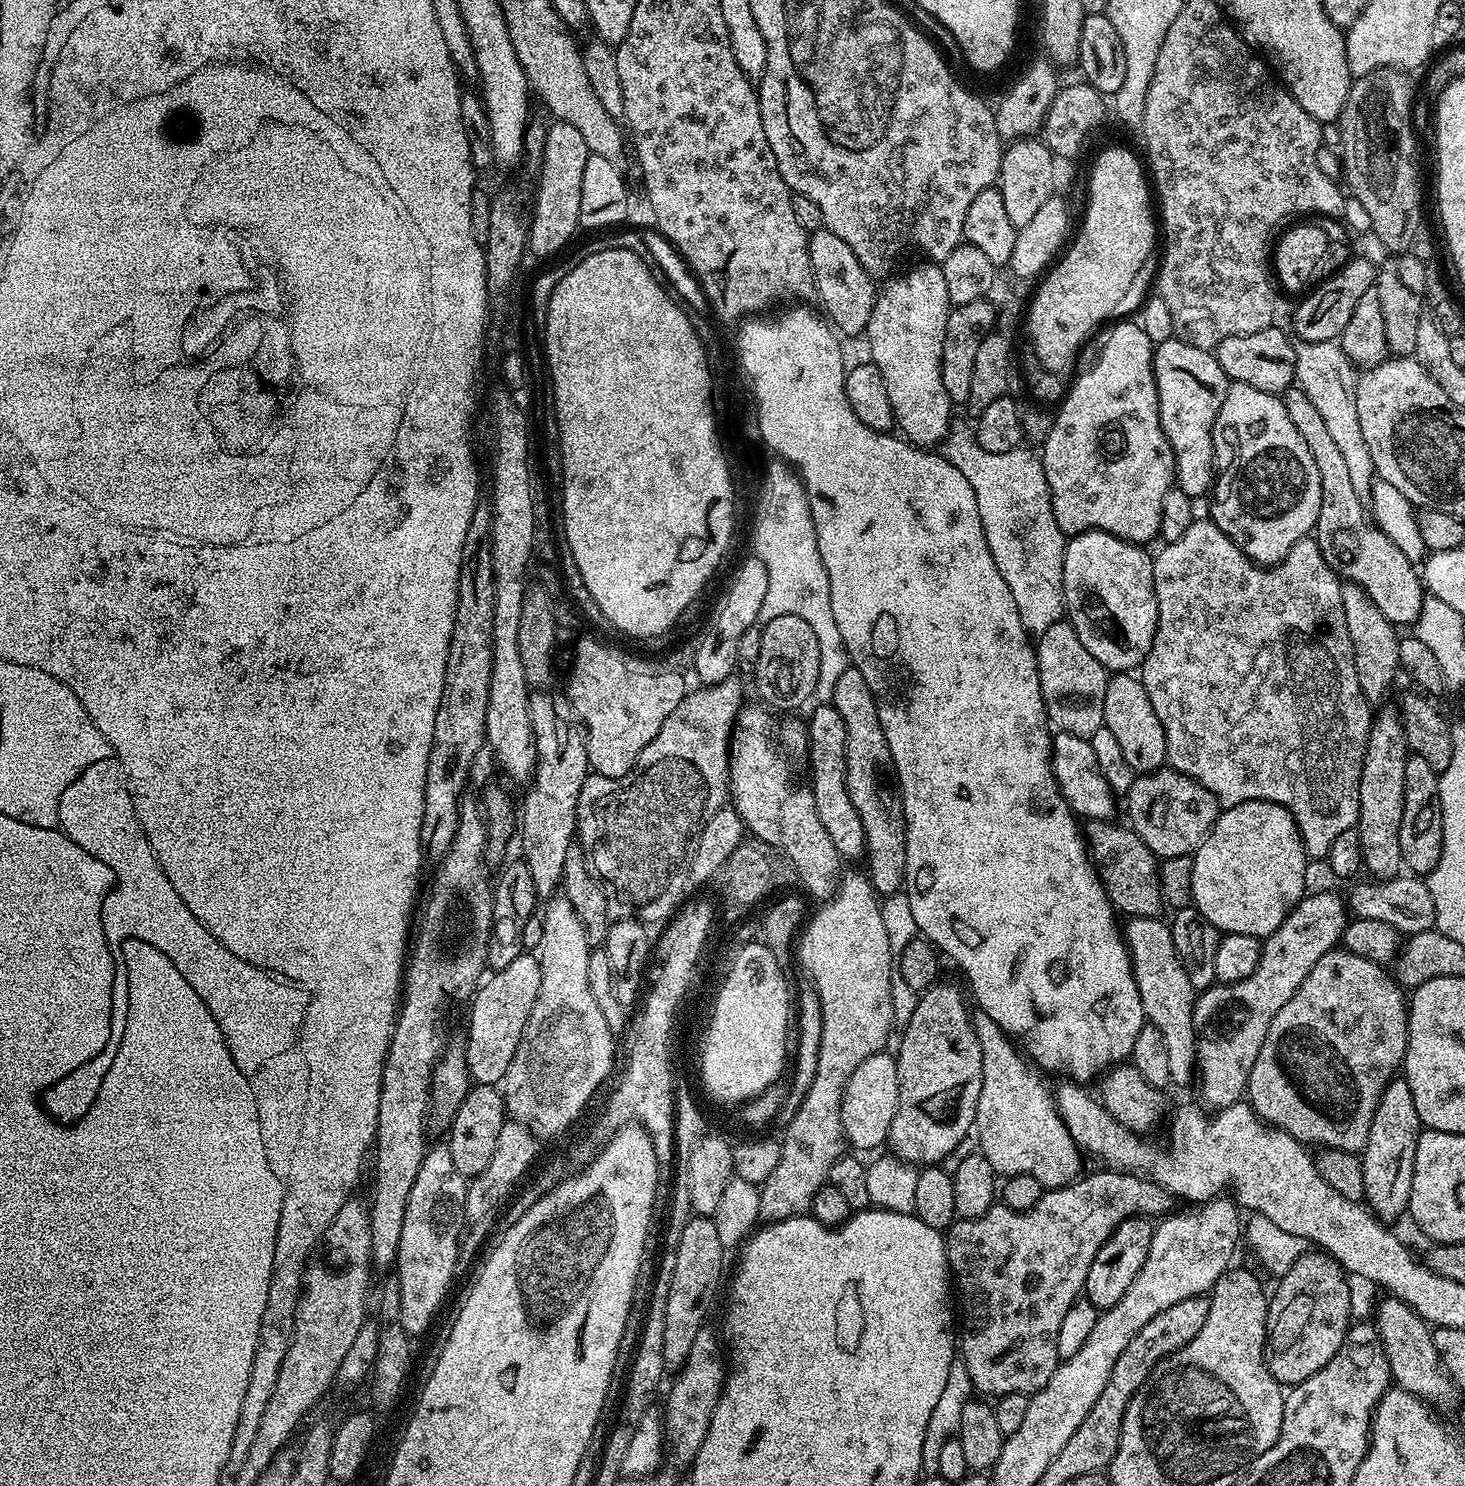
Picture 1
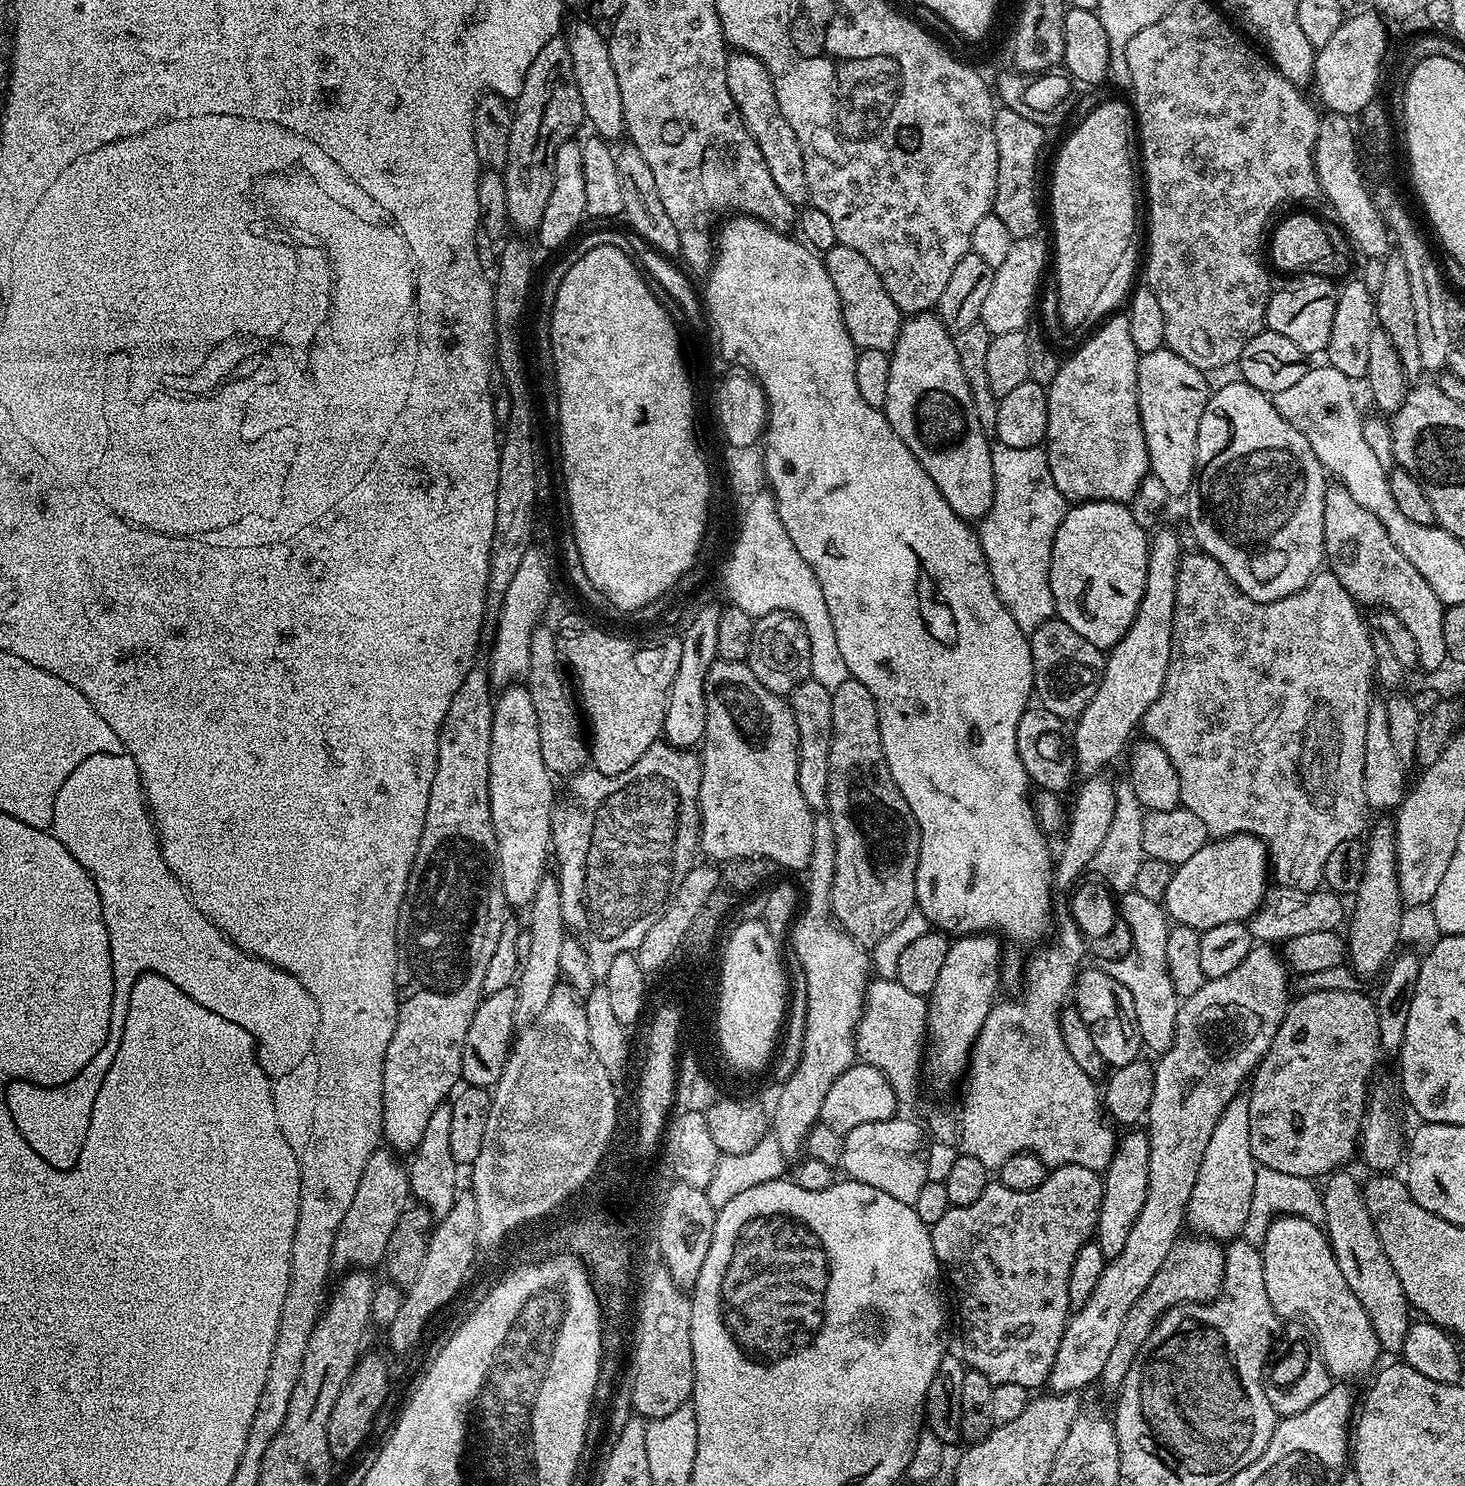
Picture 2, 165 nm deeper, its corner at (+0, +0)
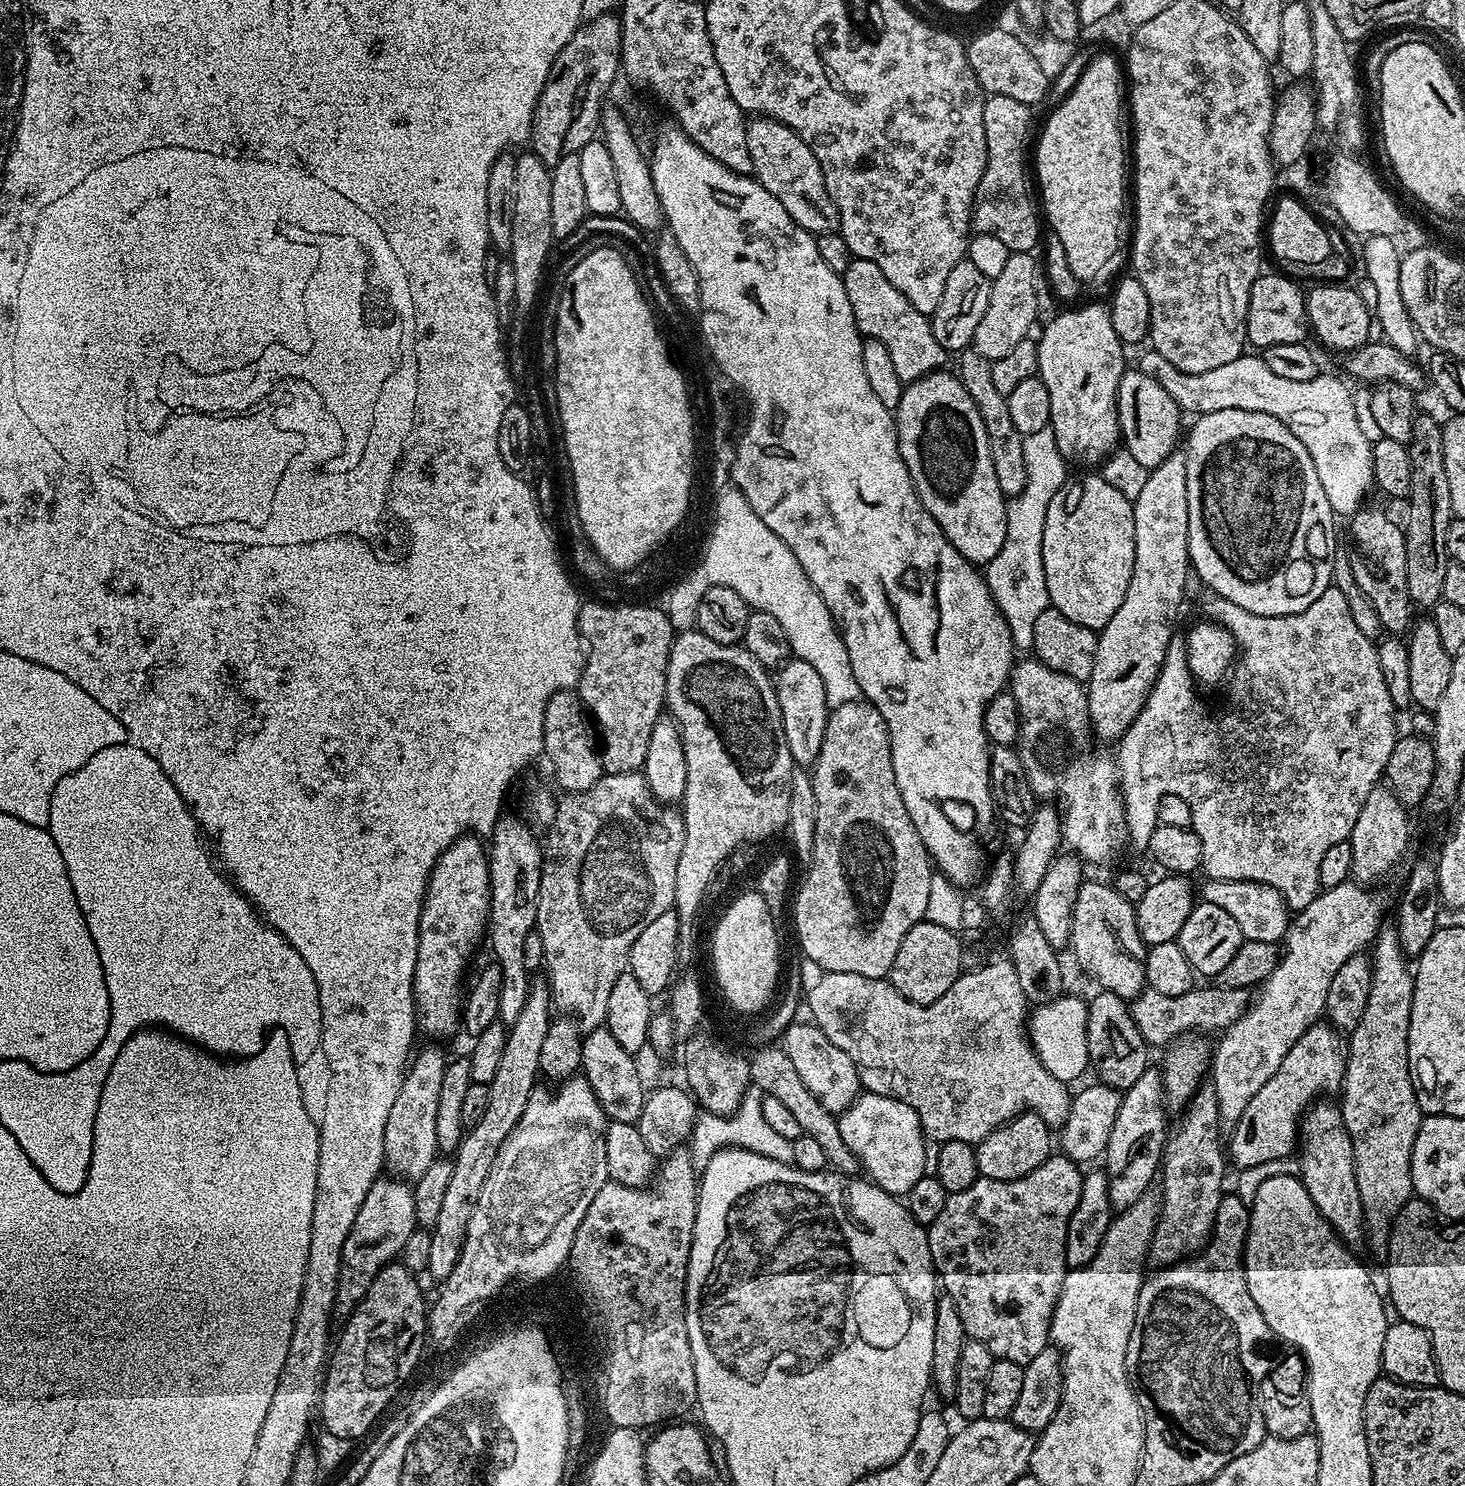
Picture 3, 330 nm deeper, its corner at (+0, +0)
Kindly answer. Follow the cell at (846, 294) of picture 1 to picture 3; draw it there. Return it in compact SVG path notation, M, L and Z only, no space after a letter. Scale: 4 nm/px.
M852 258L842 279L846 298L850 298L850 310L854 314L856 329L861 336L886 346L894 362L894 371L905 386L947 365L944 363L950 360L949 353L938 346L931 319L914 310L914 306L910 306L910 302L906 302L906 298L894 290L894 285L887 280L886 274L882 274L882 270L878 270L878 266L874 266L874 262Z

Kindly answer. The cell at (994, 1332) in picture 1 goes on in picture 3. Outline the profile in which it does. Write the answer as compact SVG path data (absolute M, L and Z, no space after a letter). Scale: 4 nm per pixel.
M1053 1154L1048 1157L1046 1162L1042 1162L1042 1166L1038 1166L1038 1170L1030 1170L1030 1174L1026 1174L1017 1180L978 1178L966 1190L949 1192L946 1198L946 1206L942 1206L938 1218L934 1218L934 1222L927 1225L926 1231L933 1269L943 1291L950 1298L954 1298L954 1306L958 1306L958 1315L962 1318L965 1337L969 1340L982 1342L982 1346L986 1346L986 1350L990 1350L993 1358L1025 1365L1030 1363L1038 1354L1042 1354L1044 1348L1049 1347L1052 1335L1052 1315L1060 1297L1064 1273L1069 1271L1066 1262L1066 1234L1070 1226L1070 1214L1074 1214L1074 1206L1078 1206L1078 1198L1082 1198L1083 1181L1084 1172L1077 1161L1070 1160L1063 1154Z

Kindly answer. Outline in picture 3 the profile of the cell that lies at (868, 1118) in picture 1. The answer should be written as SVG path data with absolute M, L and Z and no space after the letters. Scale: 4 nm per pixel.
M793 1022L784 1031L784 1052L790 1058L790 1062L794 1062L794 1070L798 1070L806 1090L810 1090L810 1094L814 1094L814 1098L818 1098L818 1102L822 1102L826 1110L833 1114L845 1112L862 1092L860 1075L854 1062L844 1051L838 1050L838 1046L834 1046L834 1042L830 1042L830 1038L826 1038L826 1034L822 1034L822 1030L816 1027L815 1023L800 1023Z

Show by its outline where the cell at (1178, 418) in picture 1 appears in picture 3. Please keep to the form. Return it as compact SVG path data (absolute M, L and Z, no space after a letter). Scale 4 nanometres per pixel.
M1125 370L1122 374L1122 382L1118 386L1116 409L1120 419L1120 434L1123 447L1127 448L1130 454L1134 454L1134 459L1142 462L1142 466L1146 466L1150 470L1157 468L1159 464L1166 462L1166 458L1171 452L1177 451L1179 444L1176 443L1179 440L1181 443L1182 440L1182 428L1180 432L1182 410L1162 385L1154 378L1150 378L1150 374L1142 374L1139 370Z

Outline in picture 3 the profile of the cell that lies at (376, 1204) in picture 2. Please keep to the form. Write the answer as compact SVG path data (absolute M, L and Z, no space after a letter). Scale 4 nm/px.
M424 1048L411 1057L410 1067L404 1073L402 1087L394 1098L394 1106L386 1117L384 1131L384 1162L393 1177L415 1182L438 1158L438 1136L435 1134L438 1119L438 1097L442 1091L442 1074L446 1055L440 1048Z

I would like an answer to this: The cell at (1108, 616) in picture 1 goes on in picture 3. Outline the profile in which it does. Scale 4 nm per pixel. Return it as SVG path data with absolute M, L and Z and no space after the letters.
M1100 475L1069 479L1054 494L1050 510L1046 510L1046 530L1042 530L1042 566L1046 570L1046 590L1049 605L1062 613L1070 622L1099 630L1114 618L1114 610L1126 598L1130 574L1134 570L1134 510L1132 501L1114 490Z

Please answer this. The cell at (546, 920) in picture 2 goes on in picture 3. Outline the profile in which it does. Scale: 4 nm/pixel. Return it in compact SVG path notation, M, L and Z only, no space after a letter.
M543 979L531 981L526 1006L512 1024L507 1025L504 1037L504 1053L498 1062L498 1070L488 1084L490 1099L486 1102L486 1114L472 1128L456 1147L452 1165L454 1174L450 1177L448 1189L442 1202L442 1210L438 1213L438 1222L430 1230L430 1262L426 1269L436 1282L450 1278L458 1258L462 1254L462 1246L466 1242L466 1226L470 1226L470 1214L478 1202L482 1184L486 1174L490 1174L490 1166L494 1166L494 1158L506 1142L506 1138L518 1126L518 1118L522 1118L522 1110L526 1110L526 1102L533 1092L537 1091L540 1067L538 1054L542 1054L542 1041L546 1039L548 1026L553 1013L552 995Z

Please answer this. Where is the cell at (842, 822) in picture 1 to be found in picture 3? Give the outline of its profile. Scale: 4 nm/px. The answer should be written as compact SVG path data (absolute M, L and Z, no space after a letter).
M789 658L775 669L772 689L778 698L782 730L786 734L786 746L790 746L792 763L804 770L811 769L822 750L822 738L826 734L830 711L826 702L826 686L822 686L822 678L818 678L818 670L814 670L810 662Z

